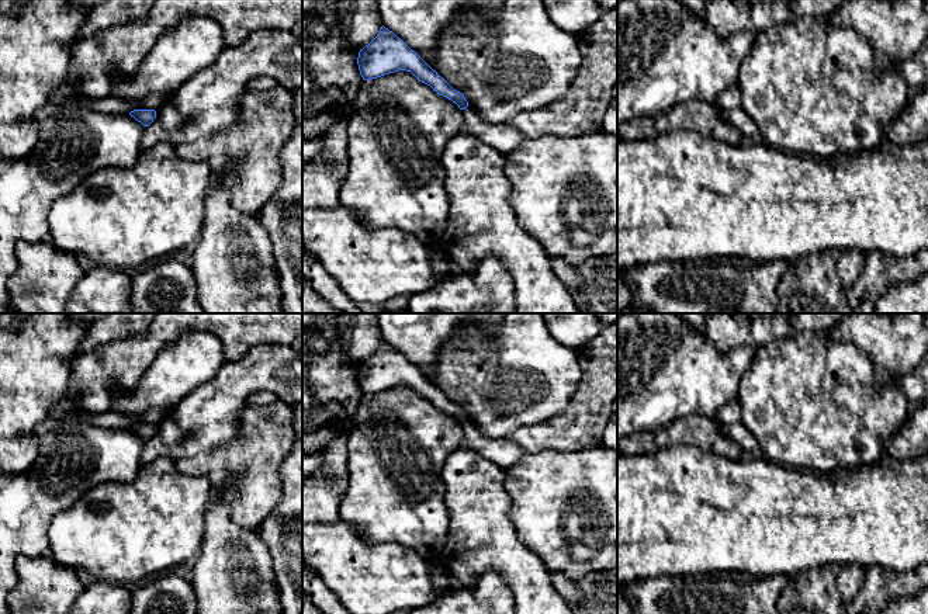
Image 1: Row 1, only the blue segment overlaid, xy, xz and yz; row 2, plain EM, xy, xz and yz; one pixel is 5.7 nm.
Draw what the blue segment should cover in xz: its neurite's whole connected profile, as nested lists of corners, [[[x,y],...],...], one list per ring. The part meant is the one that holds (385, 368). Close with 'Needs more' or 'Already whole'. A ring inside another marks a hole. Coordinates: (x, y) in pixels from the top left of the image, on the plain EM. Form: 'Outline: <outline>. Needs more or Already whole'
Outline: [[[384,340],[377,351],[360,364],[357,379],[363,395],[377,393],[398,385],[411,386],[419,396],[458,420],[464,430],[464,448],[479,452],[503,471],[524,457],[524,452],[513,441],[484,436],[468,420],[463,407],[454,405],[415,365]]]. Needs more

